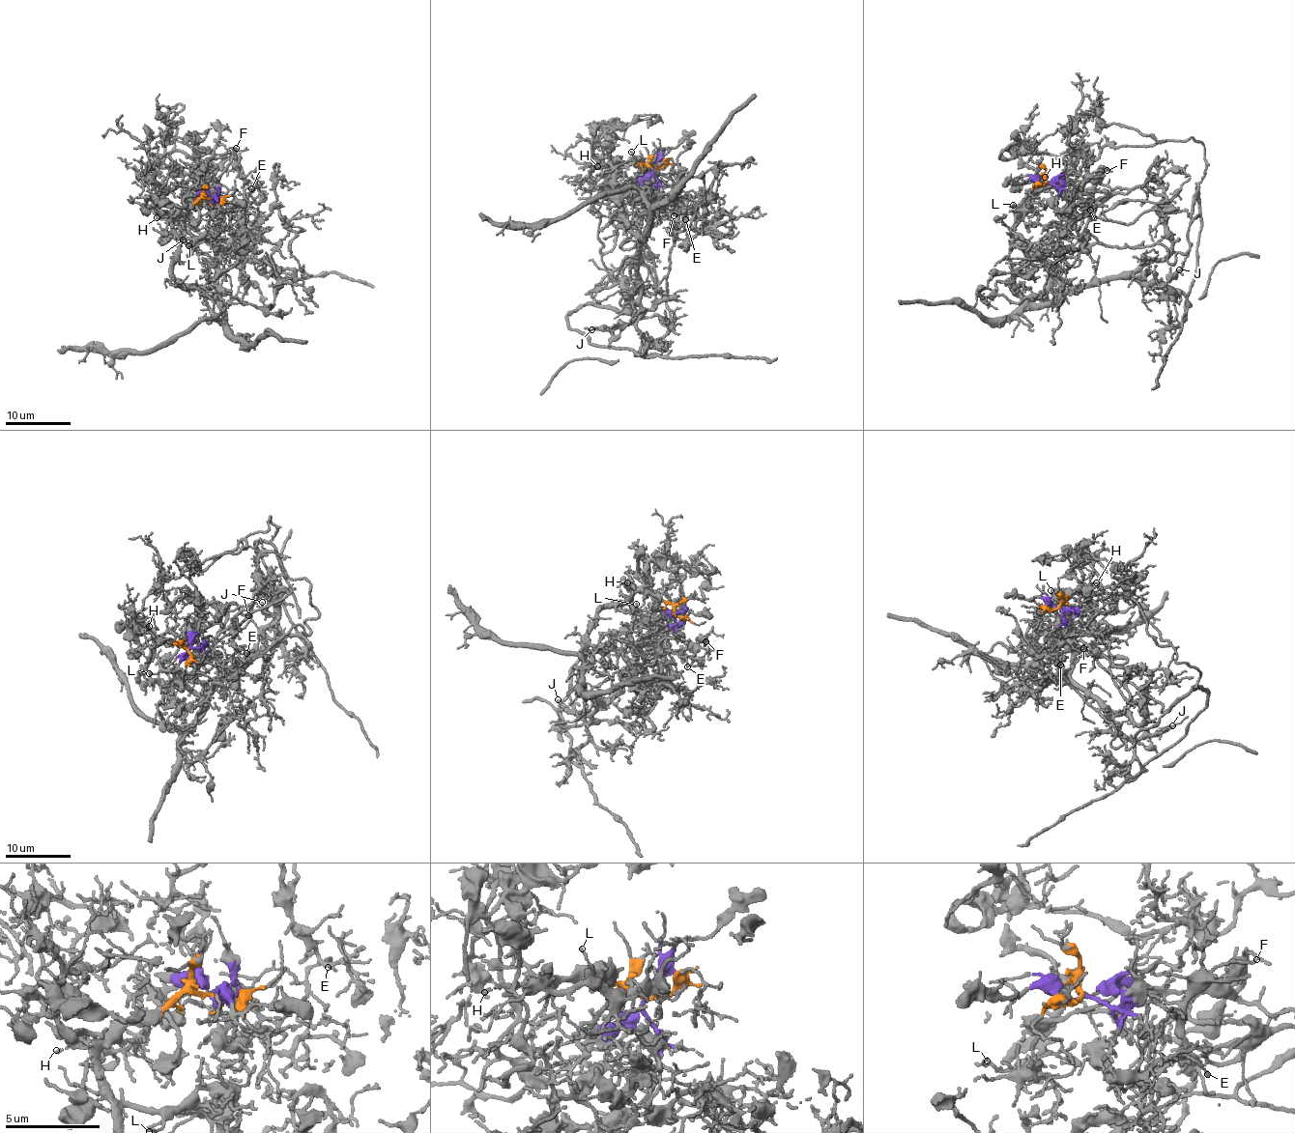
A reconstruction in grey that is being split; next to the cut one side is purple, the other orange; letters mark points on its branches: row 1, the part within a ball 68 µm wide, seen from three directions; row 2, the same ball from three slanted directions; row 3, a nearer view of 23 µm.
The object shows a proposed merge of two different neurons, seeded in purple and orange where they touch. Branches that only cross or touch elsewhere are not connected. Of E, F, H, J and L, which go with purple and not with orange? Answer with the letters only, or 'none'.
E, F

